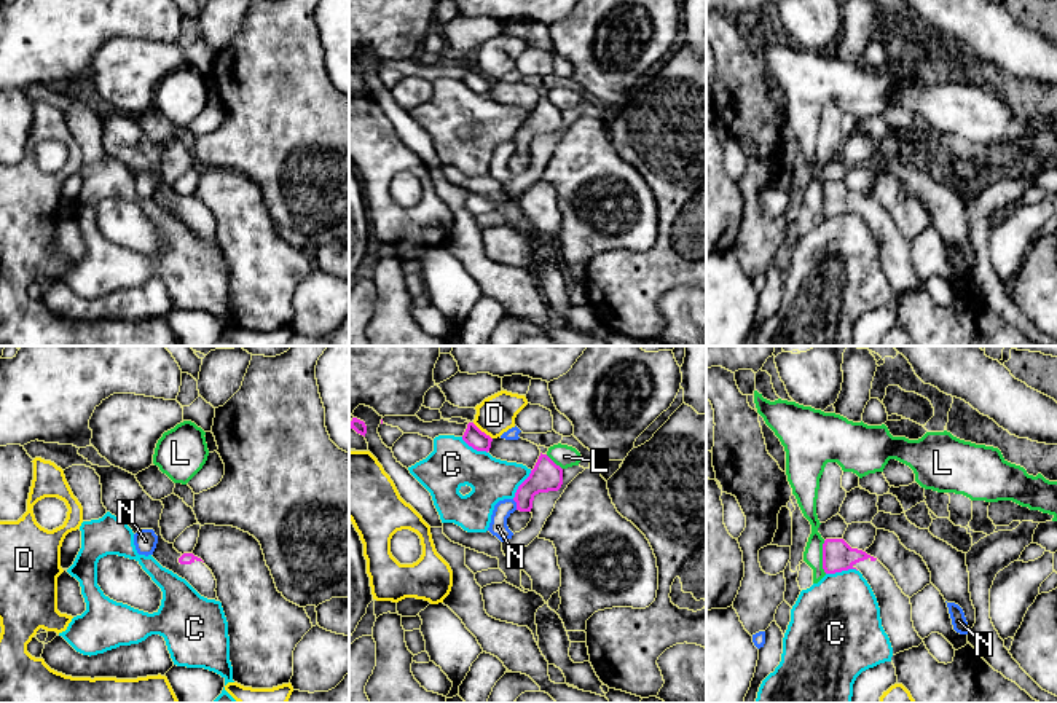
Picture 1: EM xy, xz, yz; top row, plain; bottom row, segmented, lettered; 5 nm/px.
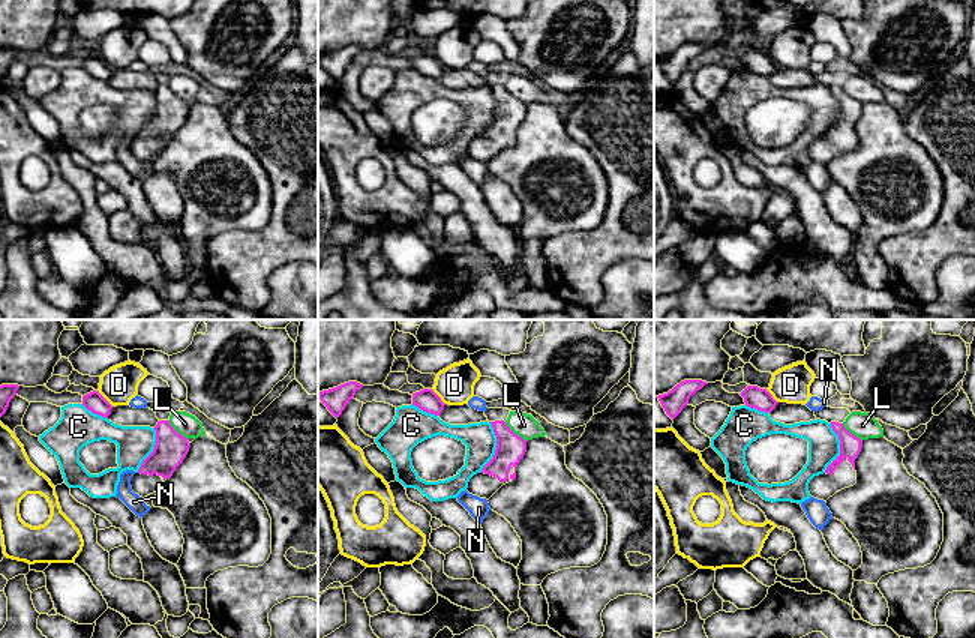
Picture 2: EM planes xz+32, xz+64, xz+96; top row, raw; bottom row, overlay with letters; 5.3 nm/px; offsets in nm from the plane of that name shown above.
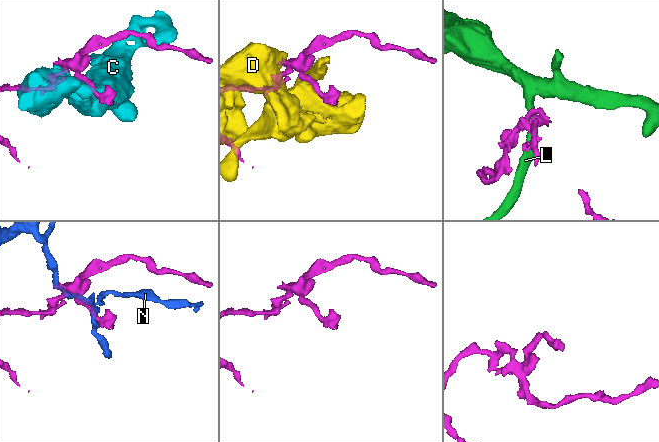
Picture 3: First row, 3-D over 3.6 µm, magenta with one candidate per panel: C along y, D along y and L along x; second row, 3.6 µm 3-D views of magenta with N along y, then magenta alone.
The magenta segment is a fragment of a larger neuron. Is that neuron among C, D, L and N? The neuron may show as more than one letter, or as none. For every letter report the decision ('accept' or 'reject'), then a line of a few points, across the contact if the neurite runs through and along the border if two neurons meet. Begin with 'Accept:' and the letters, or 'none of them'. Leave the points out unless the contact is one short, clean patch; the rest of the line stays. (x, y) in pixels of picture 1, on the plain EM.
Accept: none of them
C: reject
D: reject
L: reject; line yz (823, 184), (823, 212), (826, 216)
N: reject; line xz (512, 142), (517, 152)

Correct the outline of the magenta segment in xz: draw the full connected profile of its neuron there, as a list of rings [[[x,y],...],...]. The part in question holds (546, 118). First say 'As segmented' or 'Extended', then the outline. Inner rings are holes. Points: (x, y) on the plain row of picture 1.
Extended. [[[547,97],[539,99],[529,120],[518,129],[513,143],[517,153],[507,161],[509,172],[515,177],[528,169],[532,161],[534,139],[539,135],[558,134],[563,128],[563,112]]]

